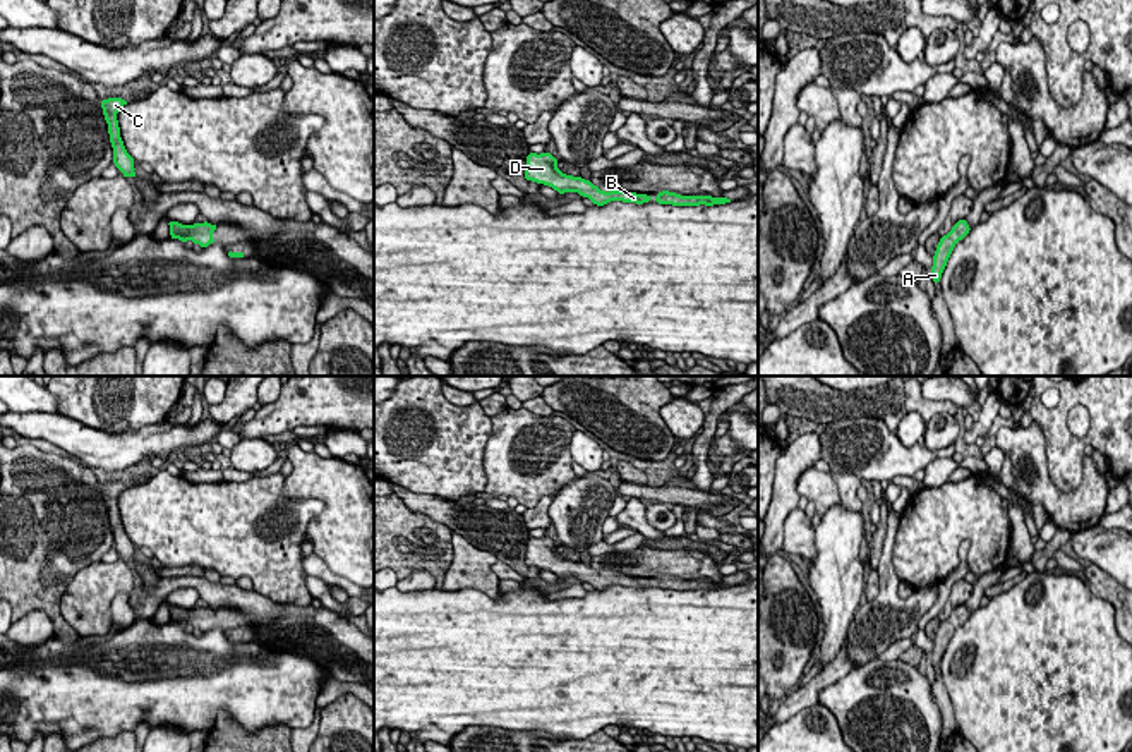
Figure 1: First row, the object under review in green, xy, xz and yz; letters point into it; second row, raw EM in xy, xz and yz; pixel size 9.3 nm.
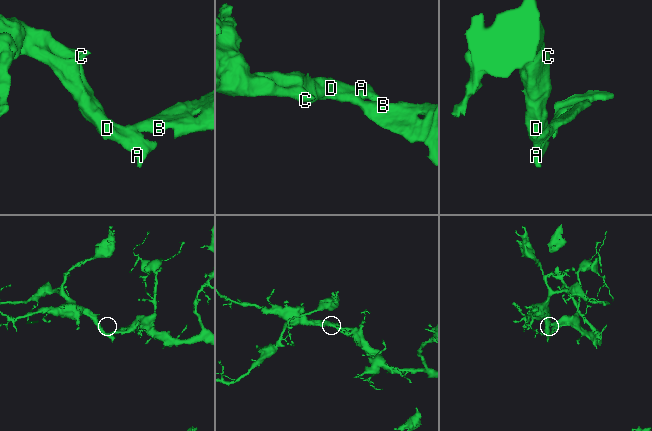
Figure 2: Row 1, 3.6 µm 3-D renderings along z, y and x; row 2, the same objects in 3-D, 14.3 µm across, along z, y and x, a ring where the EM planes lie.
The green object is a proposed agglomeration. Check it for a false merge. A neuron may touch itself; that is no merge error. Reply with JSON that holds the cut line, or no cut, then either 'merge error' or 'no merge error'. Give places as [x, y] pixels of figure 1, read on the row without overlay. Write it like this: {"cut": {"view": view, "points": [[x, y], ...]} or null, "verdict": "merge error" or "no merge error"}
{"cut": null, "verdict": "no merge error"}

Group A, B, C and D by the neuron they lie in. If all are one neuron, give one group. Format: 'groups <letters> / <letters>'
groups A B C D

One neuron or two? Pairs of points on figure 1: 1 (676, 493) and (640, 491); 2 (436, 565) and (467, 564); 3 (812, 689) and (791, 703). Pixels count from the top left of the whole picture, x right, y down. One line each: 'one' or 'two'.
1: one
2: two
3: one

